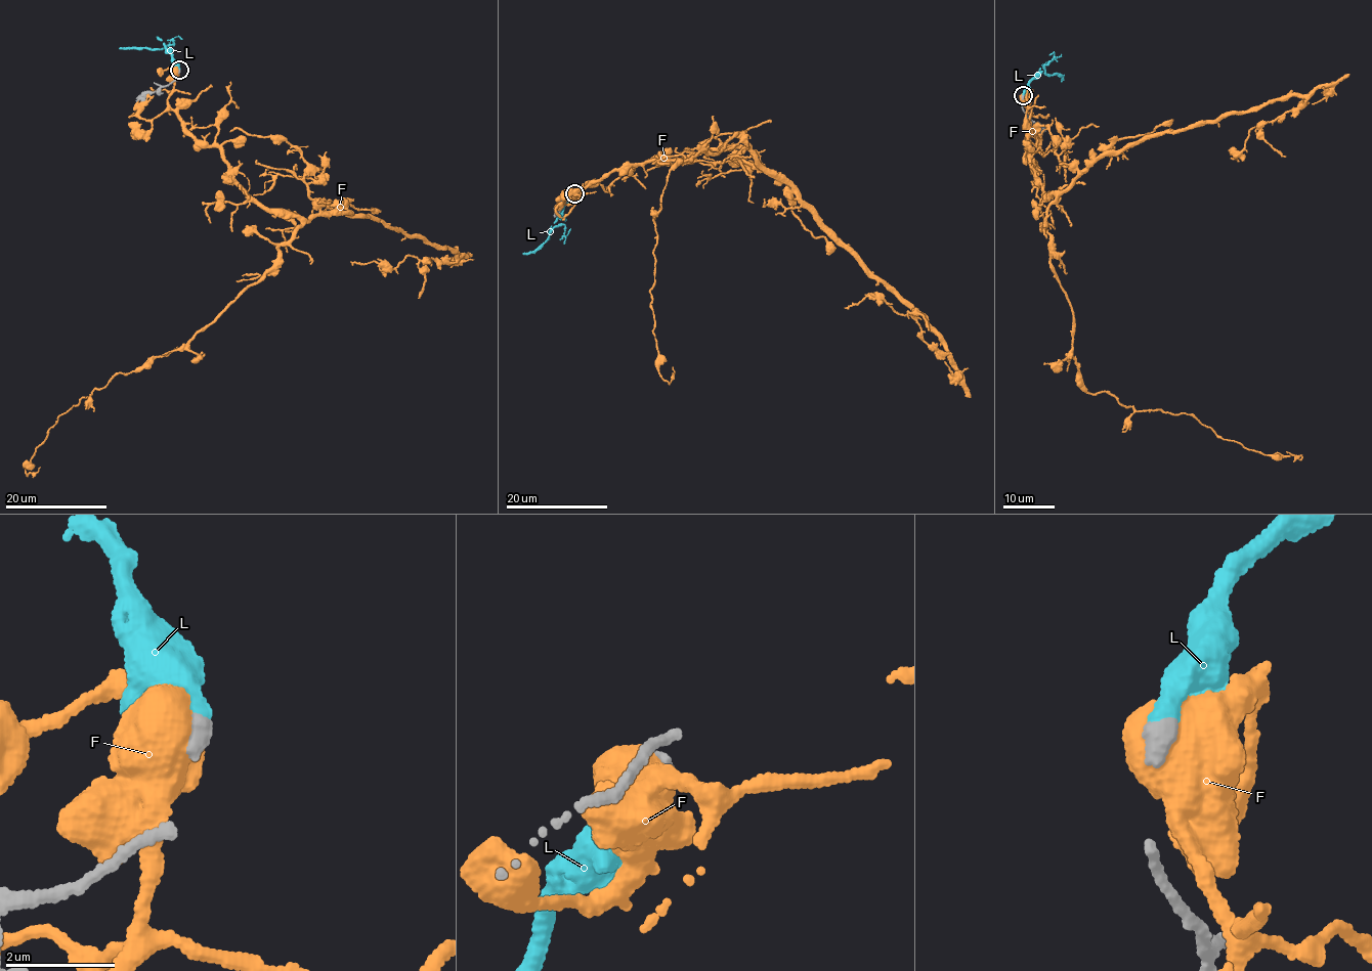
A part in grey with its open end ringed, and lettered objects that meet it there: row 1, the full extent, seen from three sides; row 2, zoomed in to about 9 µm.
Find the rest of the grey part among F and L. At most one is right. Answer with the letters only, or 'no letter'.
L

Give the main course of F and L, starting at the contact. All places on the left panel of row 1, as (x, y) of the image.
F: (178, 72), (168, 101), (180, 126), (295, 233), (181, 347), (58, 416), (23, 468), (40, 467)
L: (178, 71), (165, 44), (158, 49), (119, 48)

